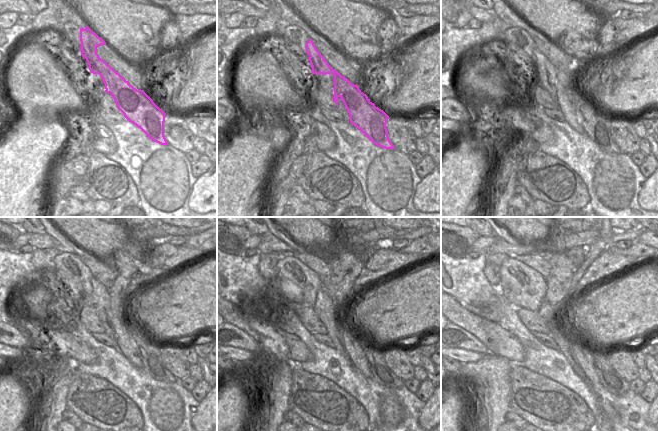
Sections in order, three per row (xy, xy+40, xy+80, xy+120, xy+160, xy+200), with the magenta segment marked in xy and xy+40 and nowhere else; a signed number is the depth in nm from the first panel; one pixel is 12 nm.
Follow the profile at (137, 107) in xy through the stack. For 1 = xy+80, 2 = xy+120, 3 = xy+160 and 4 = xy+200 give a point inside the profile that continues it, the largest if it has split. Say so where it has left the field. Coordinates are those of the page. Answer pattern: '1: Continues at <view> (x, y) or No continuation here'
1: Continues at xy+80 (597, 127)
2: Continues at xy+120 (150, 353)
3: Continues at xy+160 (382, 374)
4: Continues at xy+200 (610, 380).

